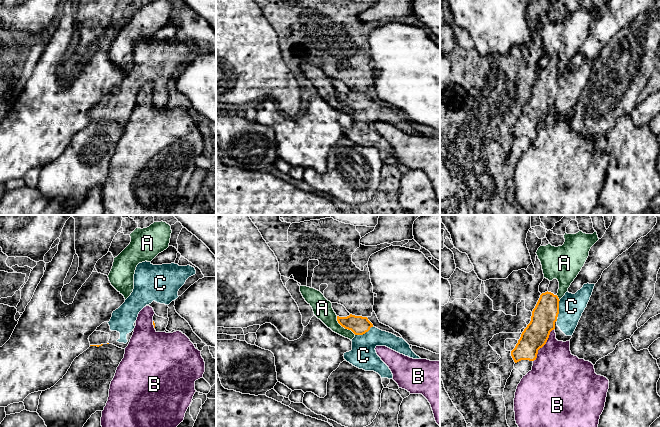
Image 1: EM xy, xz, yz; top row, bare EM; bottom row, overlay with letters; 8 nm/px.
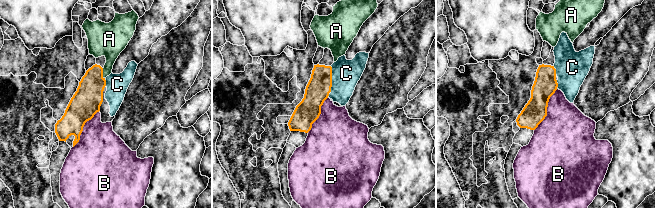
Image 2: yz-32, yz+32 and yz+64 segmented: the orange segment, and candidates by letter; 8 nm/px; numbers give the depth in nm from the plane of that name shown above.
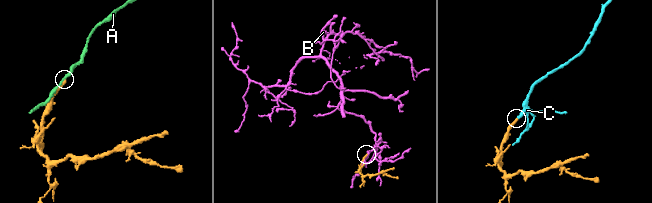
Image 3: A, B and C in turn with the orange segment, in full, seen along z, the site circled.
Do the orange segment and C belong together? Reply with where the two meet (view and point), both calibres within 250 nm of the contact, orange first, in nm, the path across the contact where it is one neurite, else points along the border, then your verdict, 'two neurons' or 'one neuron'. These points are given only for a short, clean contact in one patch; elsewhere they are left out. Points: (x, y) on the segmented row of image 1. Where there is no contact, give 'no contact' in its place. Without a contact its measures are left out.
contact xz (364, 333); calibres 150 and 220 nm; way xz (359, 325), (364, 333), (363, 355); one neuron

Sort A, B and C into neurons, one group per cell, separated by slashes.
A / B / C

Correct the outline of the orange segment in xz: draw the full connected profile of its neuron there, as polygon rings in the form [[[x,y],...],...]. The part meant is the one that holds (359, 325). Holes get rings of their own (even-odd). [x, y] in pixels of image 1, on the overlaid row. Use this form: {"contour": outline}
{"contour": [[[350,314],[347,317],[337,316],[337,321],[342,327],[355,334],[351,340],[352,350],[344,353],[343,356],[347,362],[359,369],[374,371],[381,378],[393,378],[389,367],[377,355],[375,350],[377,346],[386,346],[410,358],[421,359],[403,338],[374,327],[367,317]]]}

